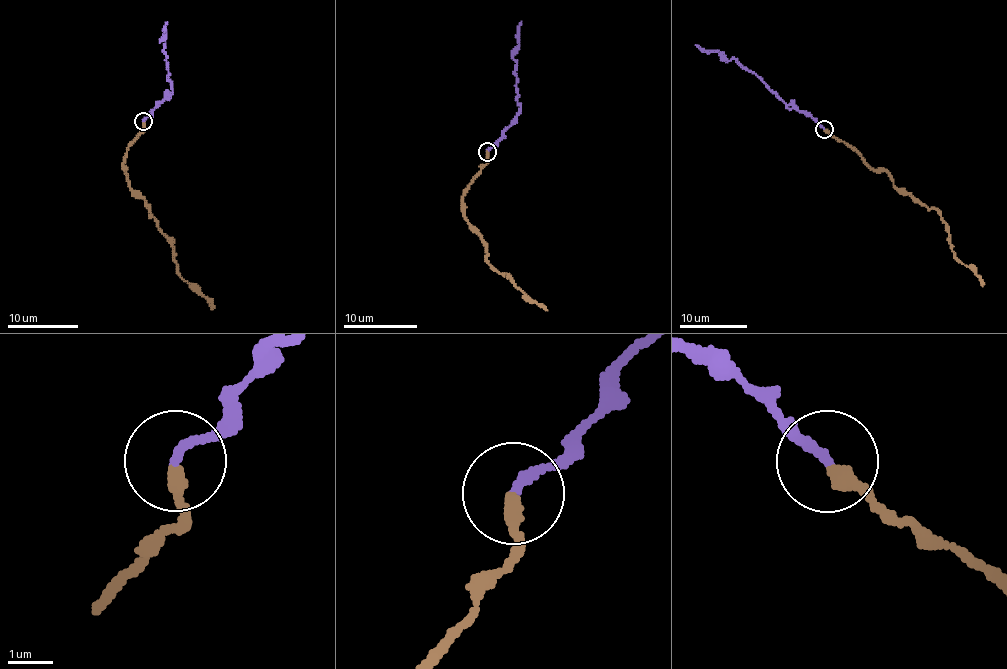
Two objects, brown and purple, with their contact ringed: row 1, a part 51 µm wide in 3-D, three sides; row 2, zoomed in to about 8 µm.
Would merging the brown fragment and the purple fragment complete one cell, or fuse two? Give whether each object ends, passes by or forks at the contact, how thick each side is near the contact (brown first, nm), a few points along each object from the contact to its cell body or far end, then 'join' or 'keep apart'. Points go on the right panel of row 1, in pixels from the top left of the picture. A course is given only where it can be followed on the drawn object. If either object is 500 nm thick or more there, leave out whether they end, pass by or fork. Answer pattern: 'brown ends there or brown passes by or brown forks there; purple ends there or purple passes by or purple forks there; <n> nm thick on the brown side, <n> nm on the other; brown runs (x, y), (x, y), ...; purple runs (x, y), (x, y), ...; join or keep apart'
brown ends there; purple ends there; 320 nm thick on the brown side, 200 nm on the other; brown runs (824, 129), (870, 166), (887, 173), (898, 188), (937, 211), (955, 256), (974, 272), (982, 286); purple runs (824, 129), (810, 116), (789, 108), (734, 59), (726, 60), (717, 52), (702, 52), (695, 45); keep apart

